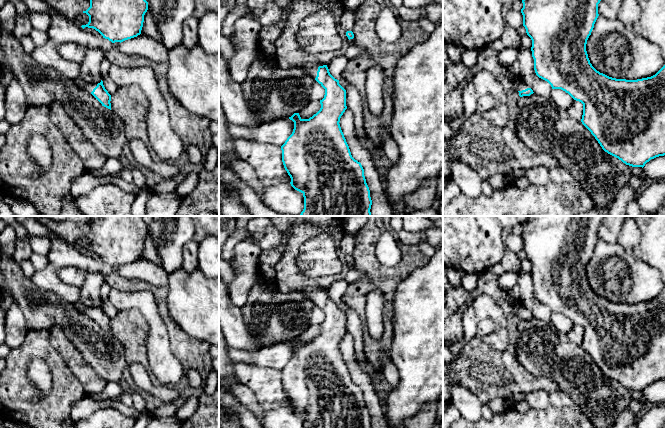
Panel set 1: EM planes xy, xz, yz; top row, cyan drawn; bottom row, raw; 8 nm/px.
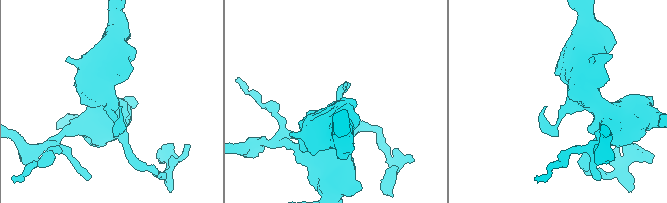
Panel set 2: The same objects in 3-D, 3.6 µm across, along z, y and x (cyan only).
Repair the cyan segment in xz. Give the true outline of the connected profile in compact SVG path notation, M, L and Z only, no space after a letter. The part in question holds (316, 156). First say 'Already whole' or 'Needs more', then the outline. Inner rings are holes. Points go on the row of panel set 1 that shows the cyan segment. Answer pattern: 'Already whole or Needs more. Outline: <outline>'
Needs more. Outline: M327 65L305 70L325 89L325 95L320 100L320 110L309 119L302 119L299 113L289 117L294 122L294 129L281 146L282 162L291 178L290 184L304 197L304 209L299 216L372 216L370 212L372 200L364 169L361 163L352 157L339 124L341 116L347 109L346 90L339 84L339 80L330 74Z

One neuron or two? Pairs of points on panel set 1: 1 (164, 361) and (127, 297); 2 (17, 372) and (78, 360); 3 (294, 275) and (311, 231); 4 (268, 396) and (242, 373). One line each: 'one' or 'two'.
1: one
2: two
3: one
4: one

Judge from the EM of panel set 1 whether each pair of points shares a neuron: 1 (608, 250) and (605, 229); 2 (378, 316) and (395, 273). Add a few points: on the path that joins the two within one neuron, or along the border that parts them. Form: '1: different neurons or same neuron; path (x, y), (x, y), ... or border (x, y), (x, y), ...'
1: different neurons; border (599, 239), (605, 242), (616, 242)
2: different neurons; border (375, 288), (378, 288), (383, 293), (383, 327)

